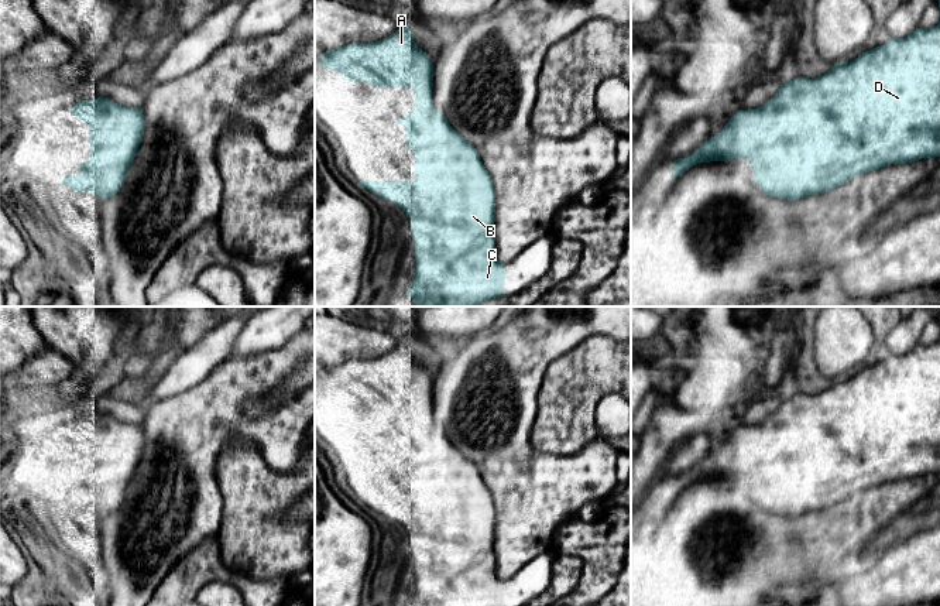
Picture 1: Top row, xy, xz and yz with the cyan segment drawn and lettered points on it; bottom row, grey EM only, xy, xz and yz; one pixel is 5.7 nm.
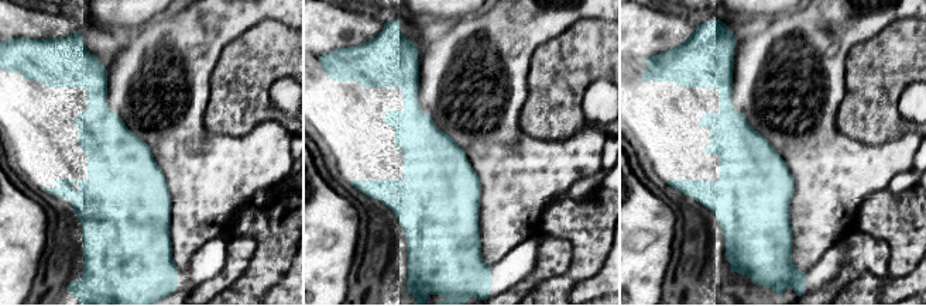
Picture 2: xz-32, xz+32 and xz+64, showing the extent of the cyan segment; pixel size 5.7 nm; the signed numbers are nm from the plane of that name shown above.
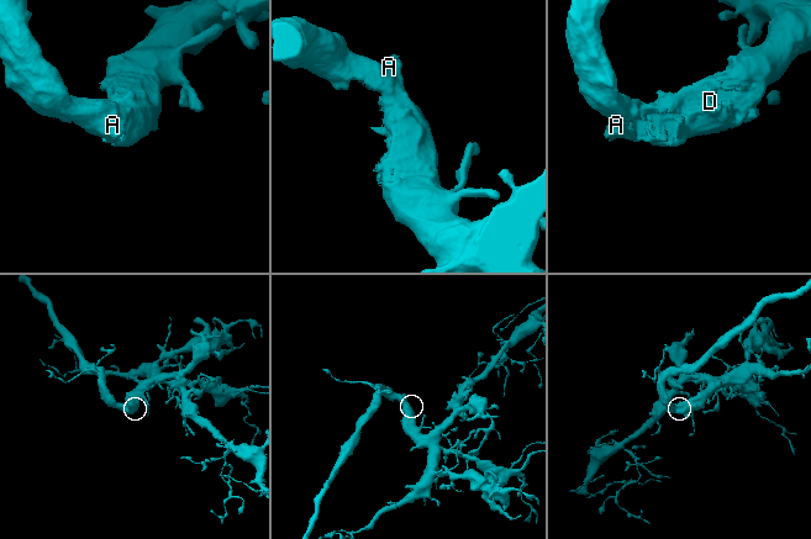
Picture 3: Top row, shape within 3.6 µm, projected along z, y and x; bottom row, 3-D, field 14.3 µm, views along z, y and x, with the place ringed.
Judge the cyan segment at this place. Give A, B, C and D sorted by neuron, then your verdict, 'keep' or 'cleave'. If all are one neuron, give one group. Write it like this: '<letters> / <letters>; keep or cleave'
A B C D; keep

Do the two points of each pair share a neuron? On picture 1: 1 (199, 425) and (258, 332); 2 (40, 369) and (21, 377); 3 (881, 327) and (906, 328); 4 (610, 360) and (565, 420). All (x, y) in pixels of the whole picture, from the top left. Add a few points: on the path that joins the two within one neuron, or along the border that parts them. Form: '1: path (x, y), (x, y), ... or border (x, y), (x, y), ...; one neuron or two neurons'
1: border (275, 348), (267, 352), (227, 359); two neurons
2: path (35, 370), (26, 375); one neuron
3: border (899, 321), (884, 343); two neurons
4: path (596, 375), (566, 406); one neuron

